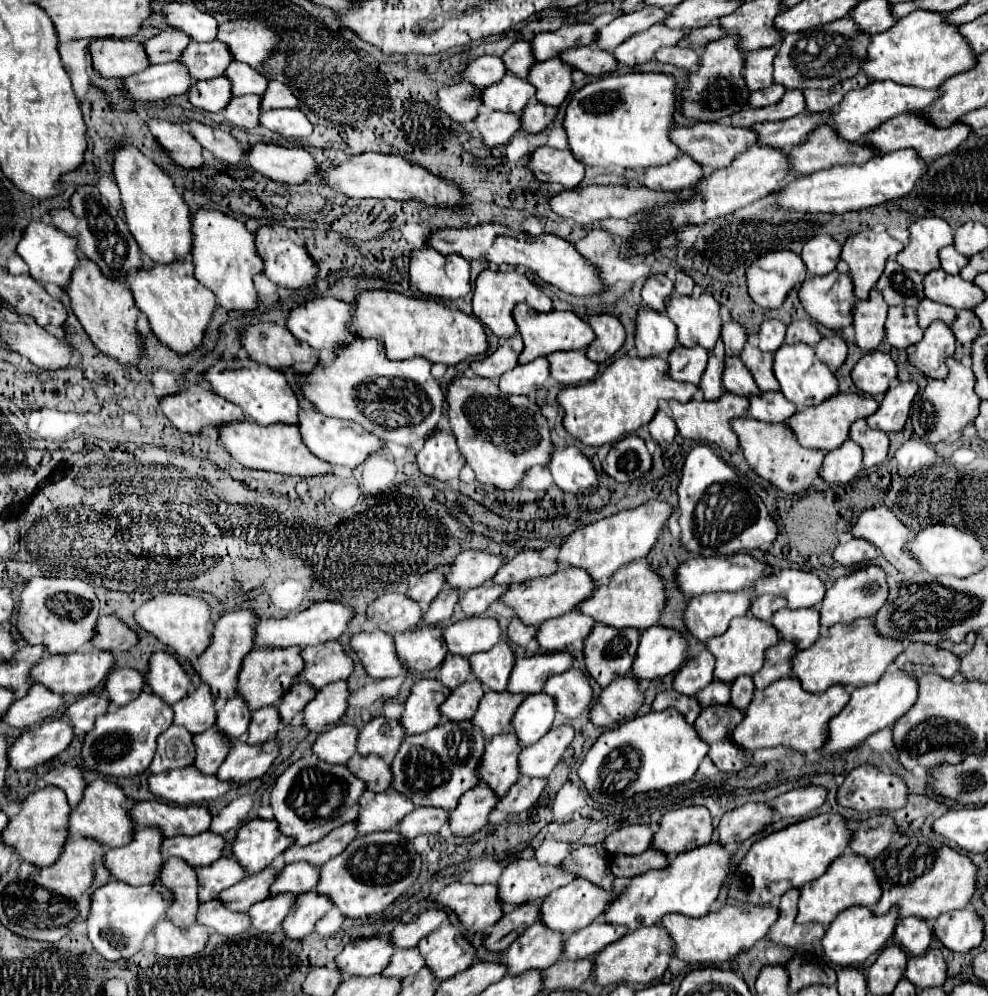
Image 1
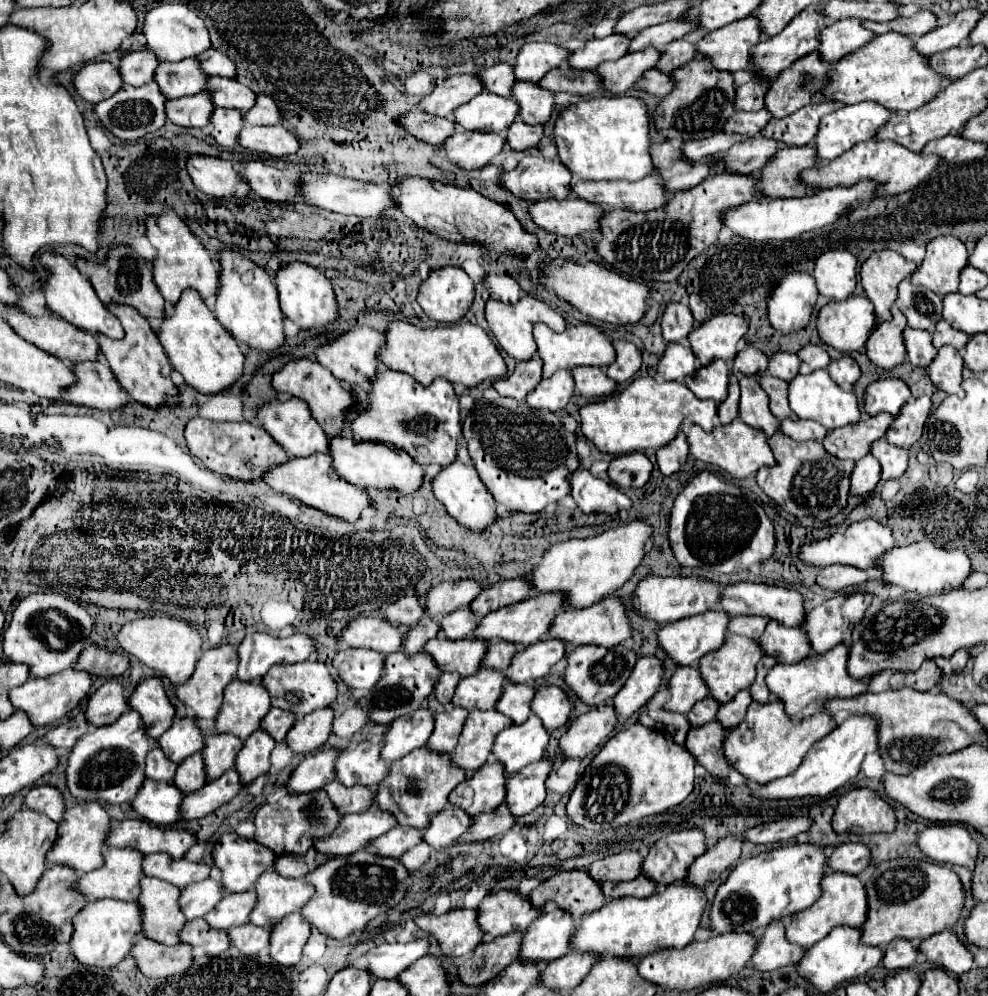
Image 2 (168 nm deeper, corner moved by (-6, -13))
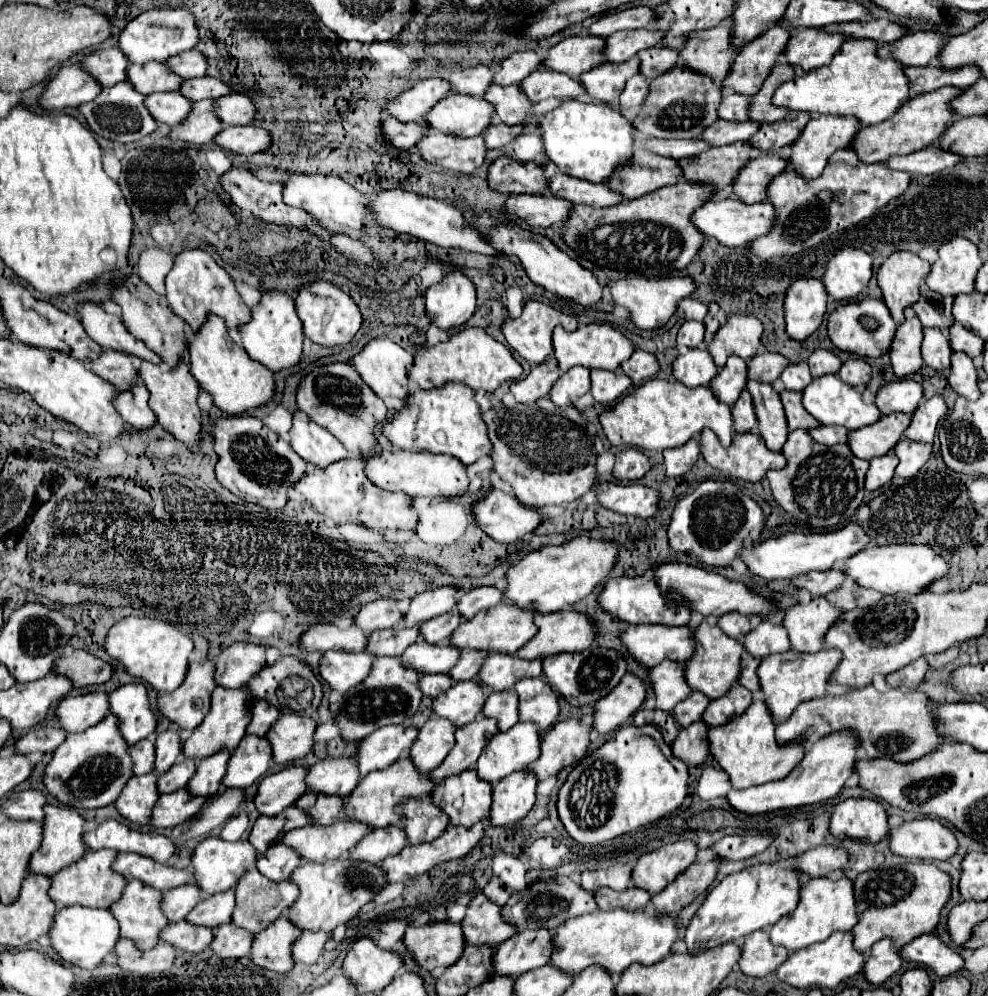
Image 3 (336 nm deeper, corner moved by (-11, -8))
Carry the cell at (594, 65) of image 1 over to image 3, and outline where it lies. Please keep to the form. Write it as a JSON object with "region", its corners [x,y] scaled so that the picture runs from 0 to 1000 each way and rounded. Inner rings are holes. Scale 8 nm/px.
{"region":[[[545,69],[526,81],[526,89],[530,91],[530,95],[534,95],[534,99],[538,99],[538,103],[545,103],[557,97],[583,99],[585,95],[591,93],[591,87],[587,85],[589,85],[587,81],[557,69]]]}

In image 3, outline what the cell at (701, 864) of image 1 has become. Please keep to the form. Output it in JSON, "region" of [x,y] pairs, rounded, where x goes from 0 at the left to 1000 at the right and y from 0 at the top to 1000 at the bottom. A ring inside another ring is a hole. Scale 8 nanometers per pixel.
{"region":[[[599,915],[595,919],[587,919],[583,923],[575,923],[569,927],[559,939],[559,959],[557,969],[575,979],[585,979],[597,969],[611,971],[617,979],[626,981],[640,967],[660,969],[672,963],[678,957],[680,947],[684,945],[684,919],[664,921],[656,915]]]}

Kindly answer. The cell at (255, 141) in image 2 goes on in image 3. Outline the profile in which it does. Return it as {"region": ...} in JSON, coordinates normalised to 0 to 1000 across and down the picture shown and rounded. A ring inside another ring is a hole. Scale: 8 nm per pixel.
{"region":[[[255,126],[227,128],[217,138],[217,144],[241,156],[255,156],[261,152],[269,152],[273,148],[273,136],[271,132],[263,128],[255,128]]]}

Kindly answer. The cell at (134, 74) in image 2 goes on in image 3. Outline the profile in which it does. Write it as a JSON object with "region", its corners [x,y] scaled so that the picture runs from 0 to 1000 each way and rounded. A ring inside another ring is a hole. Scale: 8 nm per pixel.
{"region":[[[111,47],[111,49],[99,49],[99,51],[91,53],[89,57],[85,57],[81,61],[81,65],[93,77],[97,77],[97,83],[101,83],[103,87],[113,87],[128,79],[128,69],[130,69],[132,61],[128,59],[128,55],[121,49]]]}

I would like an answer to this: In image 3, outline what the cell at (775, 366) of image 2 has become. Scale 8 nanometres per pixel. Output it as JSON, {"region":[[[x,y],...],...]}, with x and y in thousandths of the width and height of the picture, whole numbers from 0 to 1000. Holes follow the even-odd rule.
{"region":[[[806,364],[806,366],[798,366],[789,381],[800,393],[814,393],[814,389],[822,383],[822,377],[816,364]]]}

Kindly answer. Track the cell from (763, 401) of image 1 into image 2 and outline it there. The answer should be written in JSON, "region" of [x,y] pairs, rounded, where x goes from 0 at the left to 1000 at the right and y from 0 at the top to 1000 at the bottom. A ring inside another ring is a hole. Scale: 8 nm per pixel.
{"region":[[[793,420],[788,426],[788,432],[807,444],[811,442],[831,444],[837,436],[837,430],[833,430],[831,426],[825,426],[823,422],[801,422],[801,420]]]}

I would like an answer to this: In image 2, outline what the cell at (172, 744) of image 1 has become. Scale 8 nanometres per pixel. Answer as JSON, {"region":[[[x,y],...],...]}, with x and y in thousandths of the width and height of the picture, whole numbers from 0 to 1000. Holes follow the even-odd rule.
{"region":[[[155,751],[155,753],[149,757],[147,767],[149,767],[149,771],[147,771],[149,781],[159,783],[159,785],[175,785],[179,767],[173,765],[173,763],[169,763],[169,759],[165,757],[163,751]]]}

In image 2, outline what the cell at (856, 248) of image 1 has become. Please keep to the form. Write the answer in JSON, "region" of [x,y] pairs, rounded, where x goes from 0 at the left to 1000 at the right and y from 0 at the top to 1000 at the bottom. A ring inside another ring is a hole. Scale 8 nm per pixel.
{"region":[[[906,251],[884,253],[871,267],[871,285],[878,299],[886,307],[886,317],[890,323],[902,321],[902,305],[908,299],[908,285],[928,269],[926,263],[916,261]]]}

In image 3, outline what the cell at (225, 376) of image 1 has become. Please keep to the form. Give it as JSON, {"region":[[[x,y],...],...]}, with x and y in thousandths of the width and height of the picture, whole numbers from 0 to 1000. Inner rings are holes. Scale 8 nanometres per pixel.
{"region":[[[302,413],[294,431],[296,451],[312,465],[328,471],[334,465],[354,459],[354,455],[328,429],[320,427],[312,417]]]}

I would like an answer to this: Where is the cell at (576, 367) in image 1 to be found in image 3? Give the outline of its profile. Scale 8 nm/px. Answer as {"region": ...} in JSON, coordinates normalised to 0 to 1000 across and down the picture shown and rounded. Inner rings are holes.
{"region":[[[599,370],[599,399],[609,405],[621,405],[623,401],[632,399],[634,393],[640,389],[640,381],[636,381],[630,372],[607,372]]]}

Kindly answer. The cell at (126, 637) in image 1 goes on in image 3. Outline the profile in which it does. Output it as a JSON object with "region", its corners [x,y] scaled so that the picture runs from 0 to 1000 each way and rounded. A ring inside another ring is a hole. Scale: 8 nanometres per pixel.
{"region":[[[73,654],[63,658],[63,662],[57,662],[57,670],[53,674],[73,682],[75,692],[103,688],[113,680],[113,670],[87,654]]]}

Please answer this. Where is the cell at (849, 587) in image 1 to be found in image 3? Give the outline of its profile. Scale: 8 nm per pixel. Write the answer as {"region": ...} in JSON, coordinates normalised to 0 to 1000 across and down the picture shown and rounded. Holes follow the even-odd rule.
{"region":[[[824,599],[818,607],[804,607],[796,611],[791,630],[798,634],[800,652],[808,656],[826,656],[832,652],[832,640],[838,630],[850,619],[836,599]]]}

